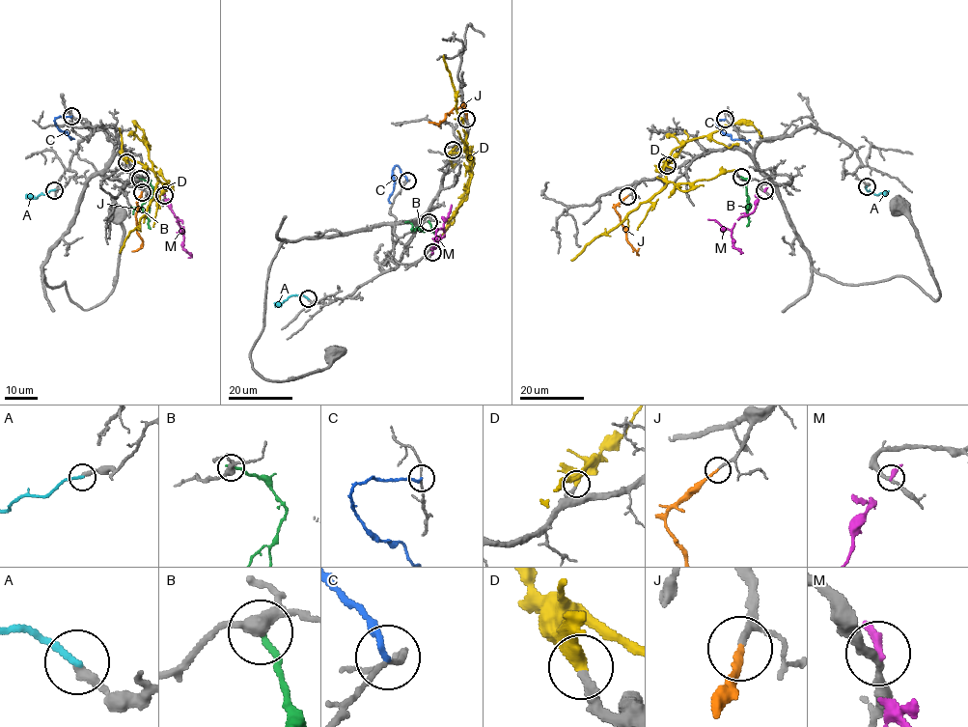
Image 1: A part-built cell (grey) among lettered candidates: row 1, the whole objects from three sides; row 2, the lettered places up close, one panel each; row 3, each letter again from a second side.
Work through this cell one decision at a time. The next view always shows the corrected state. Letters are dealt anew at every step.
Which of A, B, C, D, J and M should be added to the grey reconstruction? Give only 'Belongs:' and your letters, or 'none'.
Belongs: J

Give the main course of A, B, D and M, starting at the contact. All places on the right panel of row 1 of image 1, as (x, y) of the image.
A: (867, 186), (868, 191), (877, 194), (889, 190)
B: (741, 177), (747, 181), (746, 226)
D: (667, 165), (669, 160), (661, 166), (666, 178), (663, 188), (642, 202), (619, 224), (594, 237), (570, 260)
M: (764, 191), (754, 210), (738, 220), (732, 230), (732, 244), (741, 253)

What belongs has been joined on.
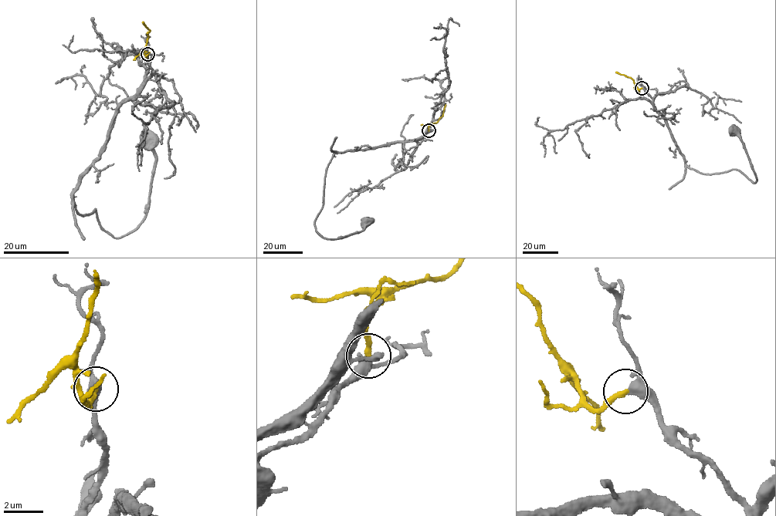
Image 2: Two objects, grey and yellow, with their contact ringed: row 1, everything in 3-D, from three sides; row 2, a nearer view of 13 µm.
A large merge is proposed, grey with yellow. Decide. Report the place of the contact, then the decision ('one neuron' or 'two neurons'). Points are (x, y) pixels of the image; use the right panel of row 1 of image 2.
place (642, 88); one neuron

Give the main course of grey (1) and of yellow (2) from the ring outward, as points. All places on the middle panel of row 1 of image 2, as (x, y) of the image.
1: (428, 130), (418, 140), (332, 156), (316, 231), (340, 238), (363, 231), (367, 221)
2: (428, 130), (429, 126), (442, 116), (445, 104)

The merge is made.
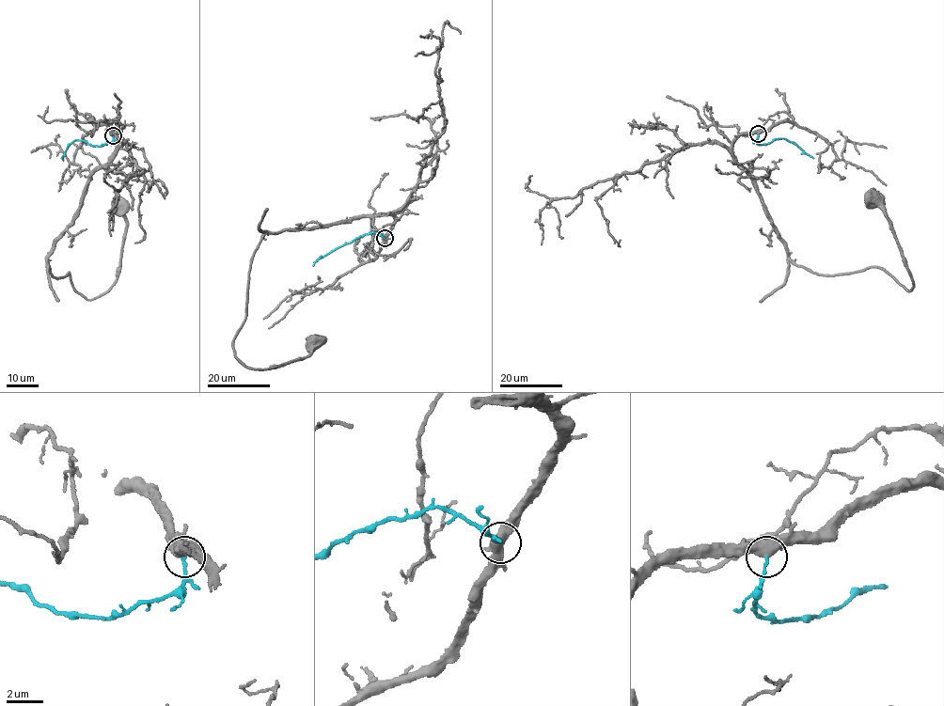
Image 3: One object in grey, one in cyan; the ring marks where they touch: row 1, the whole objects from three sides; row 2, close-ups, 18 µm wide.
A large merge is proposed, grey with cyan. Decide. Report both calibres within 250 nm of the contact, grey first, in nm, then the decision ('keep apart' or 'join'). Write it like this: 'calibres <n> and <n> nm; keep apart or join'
calibres 380 and 160 nm; join

